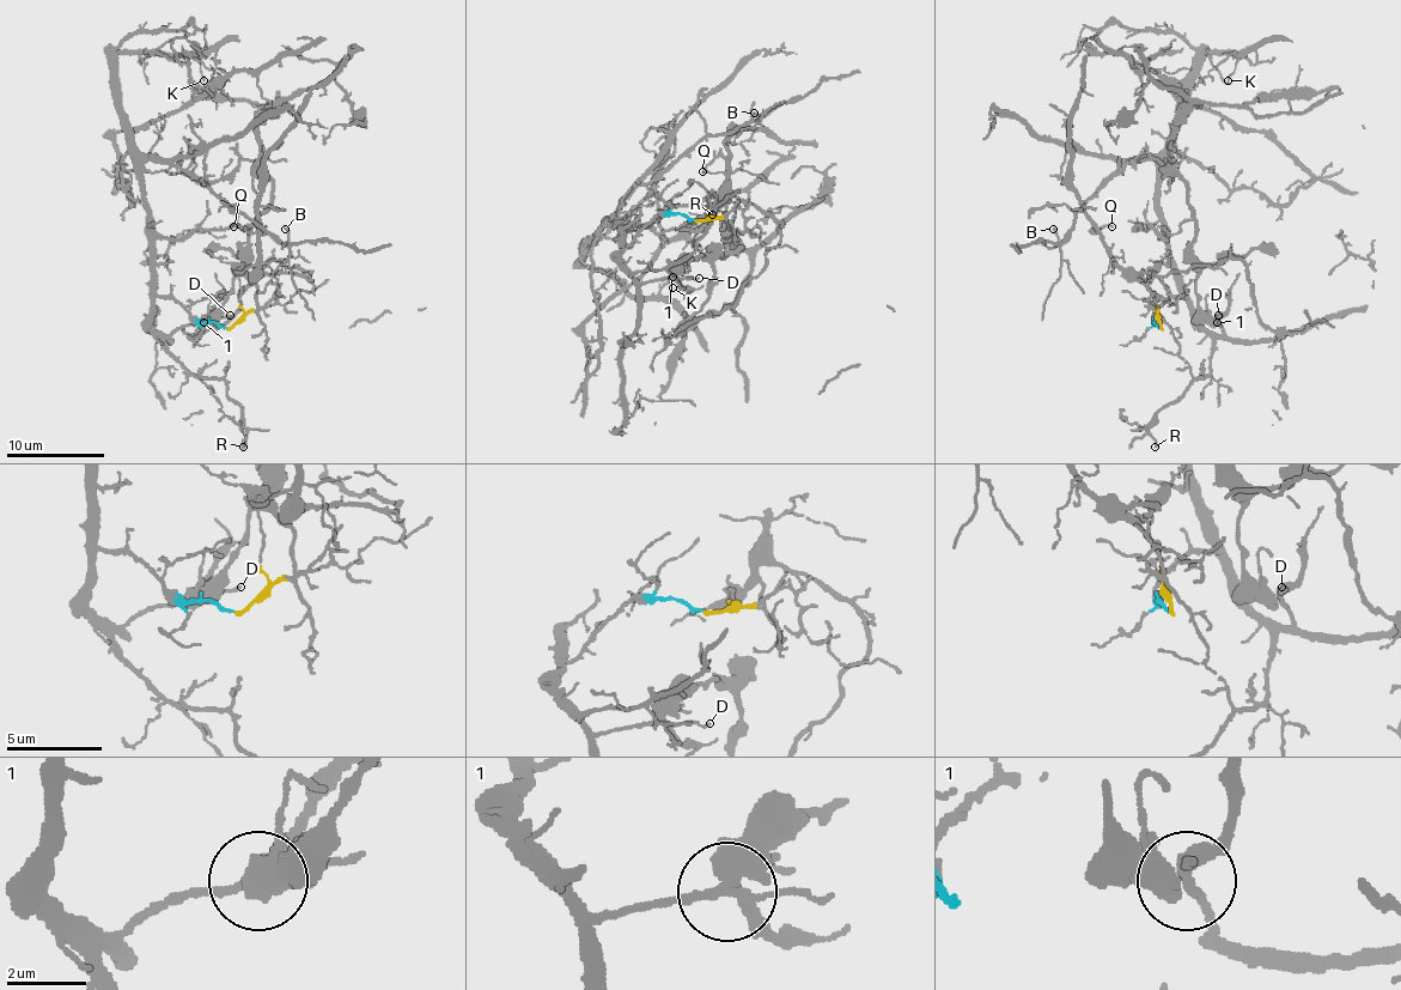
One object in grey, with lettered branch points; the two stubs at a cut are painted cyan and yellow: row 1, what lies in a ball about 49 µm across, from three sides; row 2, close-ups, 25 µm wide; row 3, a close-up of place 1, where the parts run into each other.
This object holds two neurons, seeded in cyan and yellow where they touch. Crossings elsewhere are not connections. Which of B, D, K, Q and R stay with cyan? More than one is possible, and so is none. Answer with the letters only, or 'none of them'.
B, D, K, R

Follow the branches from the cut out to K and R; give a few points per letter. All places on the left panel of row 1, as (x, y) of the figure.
K: (225, 327), (199, 322), (176, 299), (157, 292), (141, 152), (122, 110), (117, 53), (196, 55), (203, 80)
R: (225, 327), (199, 322), (171, 297), (154, 299), (151, 327), (190, 371), (225, 383), (243, 415), (243, 448)

